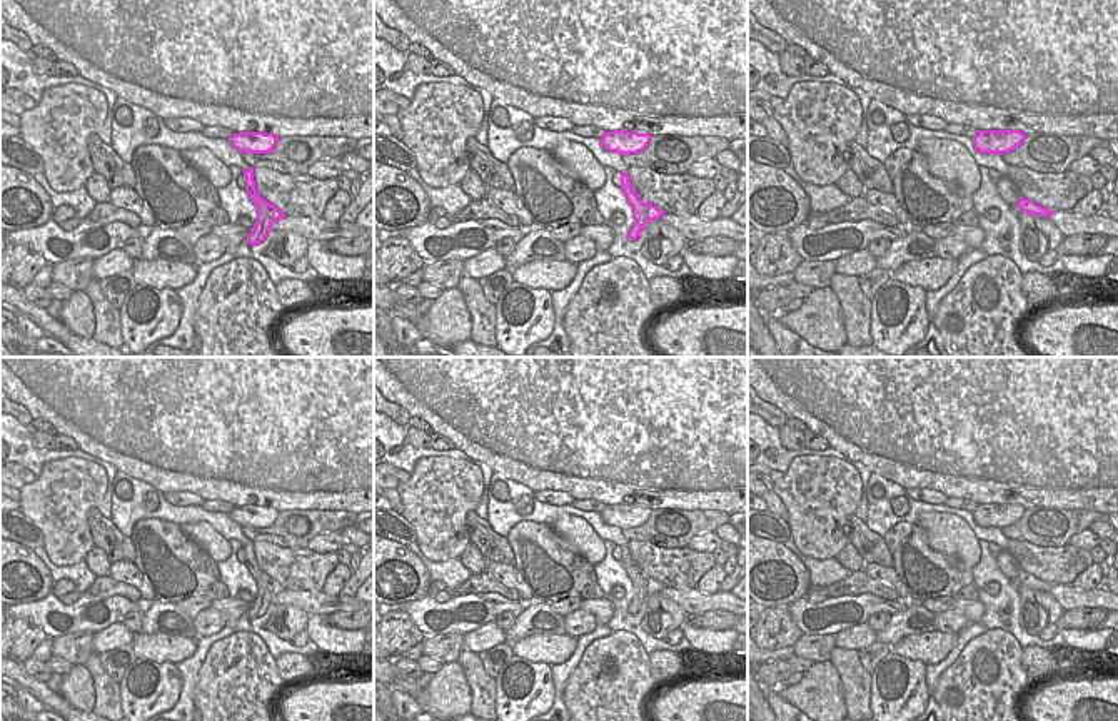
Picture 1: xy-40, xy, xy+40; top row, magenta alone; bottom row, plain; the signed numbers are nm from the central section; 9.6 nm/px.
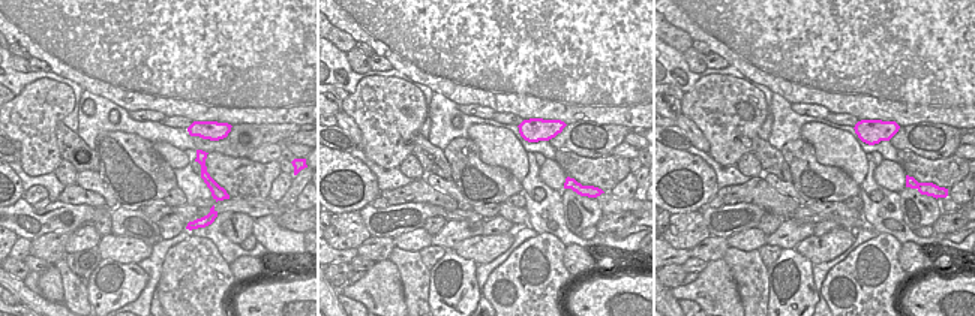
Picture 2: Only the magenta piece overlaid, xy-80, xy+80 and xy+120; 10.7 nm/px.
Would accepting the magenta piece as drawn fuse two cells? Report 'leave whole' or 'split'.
split

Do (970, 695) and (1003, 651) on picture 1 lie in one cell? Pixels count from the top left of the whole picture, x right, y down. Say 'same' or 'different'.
same

